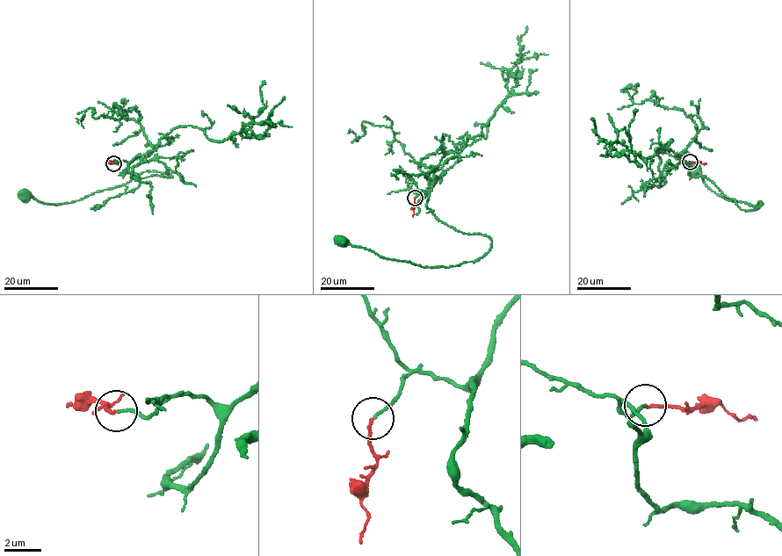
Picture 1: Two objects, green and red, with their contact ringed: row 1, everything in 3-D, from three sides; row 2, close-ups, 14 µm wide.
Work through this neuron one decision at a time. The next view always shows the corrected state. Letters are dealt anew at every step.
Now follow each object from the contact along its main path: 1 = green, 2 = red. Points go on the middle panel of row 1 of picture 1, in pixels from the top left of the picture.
1: (415, 198), (428, 193), (426, 207), (440, 220), (487, 235), (491, 249), (455, 266), (421, 266), (341, 241)
2: (415, 198), (413, 216)

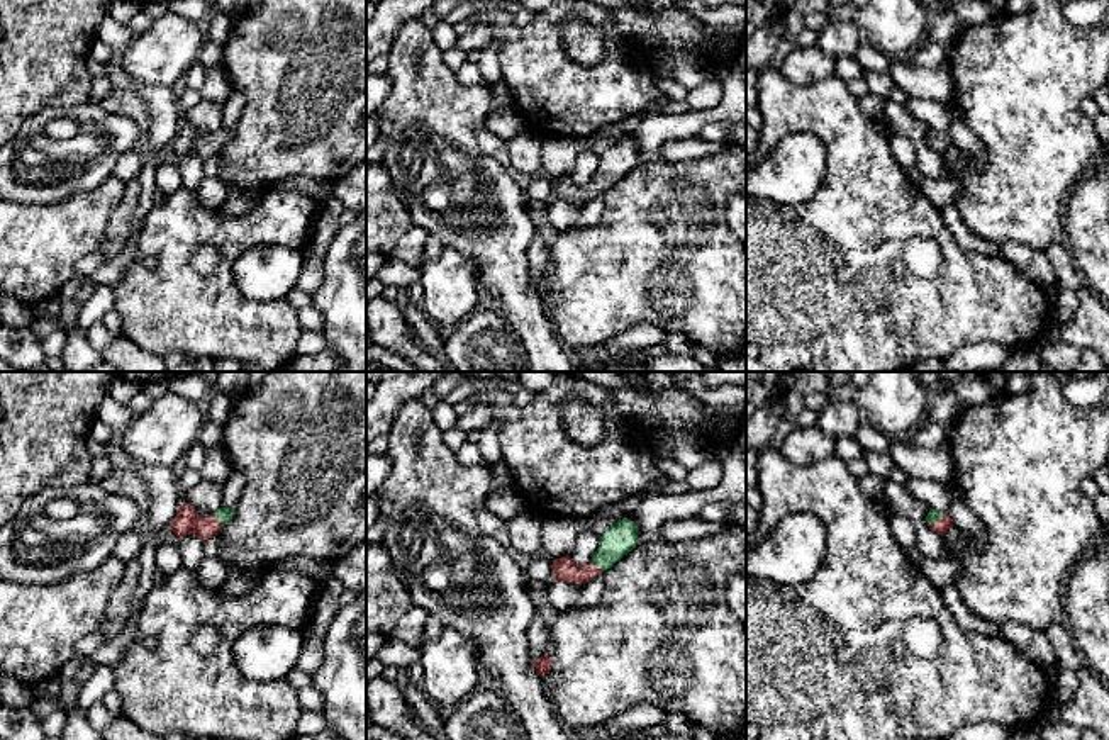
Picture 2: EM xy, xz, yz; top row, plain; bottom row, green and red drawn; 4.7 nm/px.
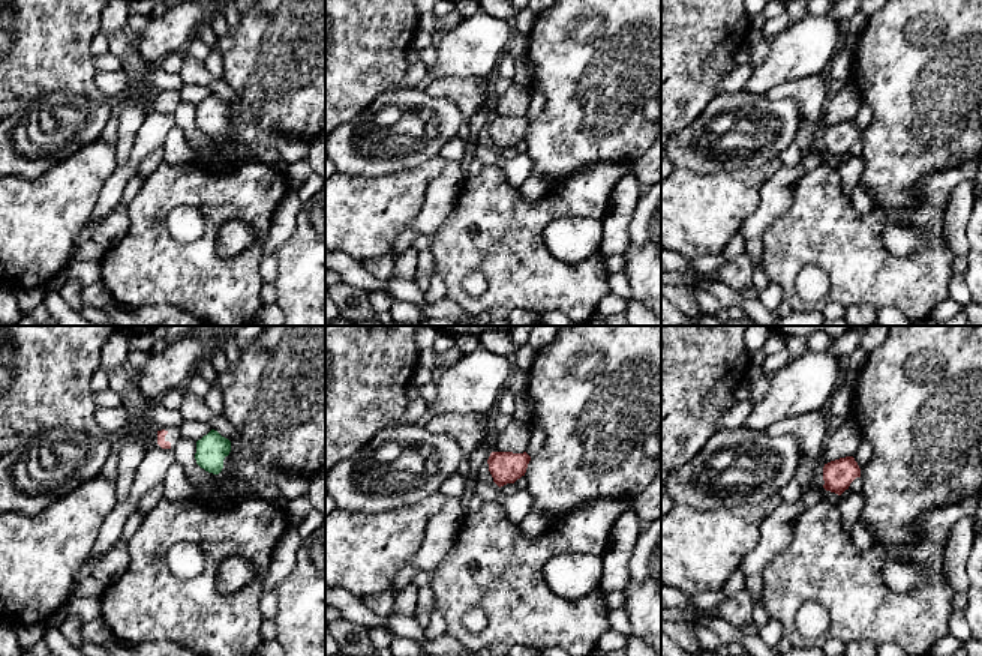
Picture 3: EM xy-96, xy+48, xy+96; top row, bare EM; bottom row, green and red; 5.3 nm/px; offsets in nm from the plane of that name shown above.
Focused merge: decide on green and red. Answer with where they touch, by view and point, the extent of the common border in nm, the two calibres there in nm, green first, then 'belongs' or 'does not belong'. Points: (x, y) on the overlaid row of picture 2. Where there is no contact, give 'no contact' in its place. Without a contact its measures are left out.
xy (219, 518) | 90 nm | 70/120 nm | belongs

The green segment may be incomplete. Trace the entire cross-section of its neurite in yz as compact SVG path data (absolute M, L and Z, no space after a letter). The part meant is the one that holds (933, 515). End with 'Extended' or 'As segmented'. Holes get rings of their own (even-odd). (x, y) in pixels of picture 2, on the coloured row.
M929 509L926 521L929 524L929 528L936 533L939 533L941 536L945 536L948 533L948 530L953 526L953 521L948 514L943 514L938 509Z. Extended

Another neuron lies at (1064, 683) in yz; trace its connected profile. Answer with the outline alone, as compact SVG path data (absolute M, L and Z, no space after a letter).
M1056 667L1050 677L1055 703L1070 703L1077 696L1080 681L1073 670Z

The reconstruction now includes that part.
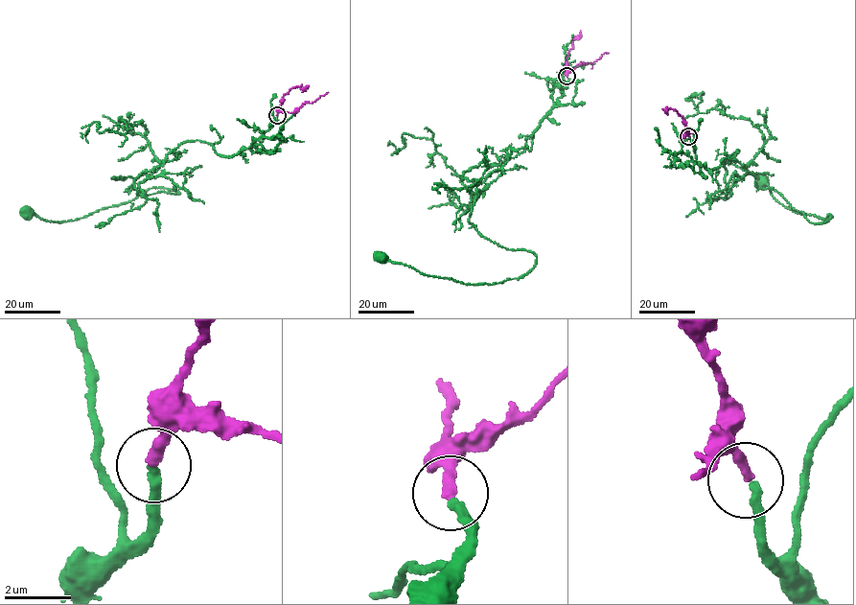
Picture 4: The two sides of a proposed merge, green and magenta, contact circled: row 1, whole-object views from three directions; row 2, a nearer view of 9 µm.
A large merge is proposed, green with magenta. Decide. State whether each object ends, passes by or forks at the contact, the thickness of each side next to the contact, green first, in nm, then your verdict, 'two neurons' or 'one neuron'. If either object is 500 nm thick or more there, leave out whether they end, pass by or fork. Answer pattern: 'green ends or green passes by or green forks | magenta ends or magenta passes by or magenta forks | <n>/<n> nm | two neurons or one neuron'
green ends | magenta ends | 280/320 nm | one neuron

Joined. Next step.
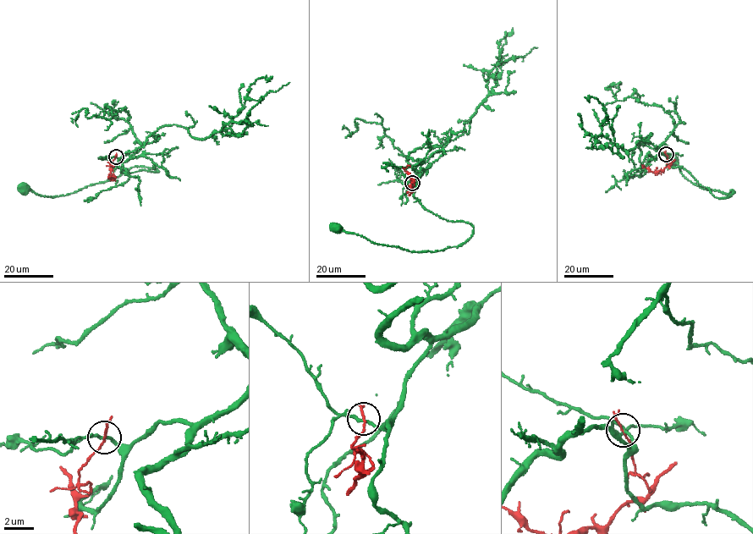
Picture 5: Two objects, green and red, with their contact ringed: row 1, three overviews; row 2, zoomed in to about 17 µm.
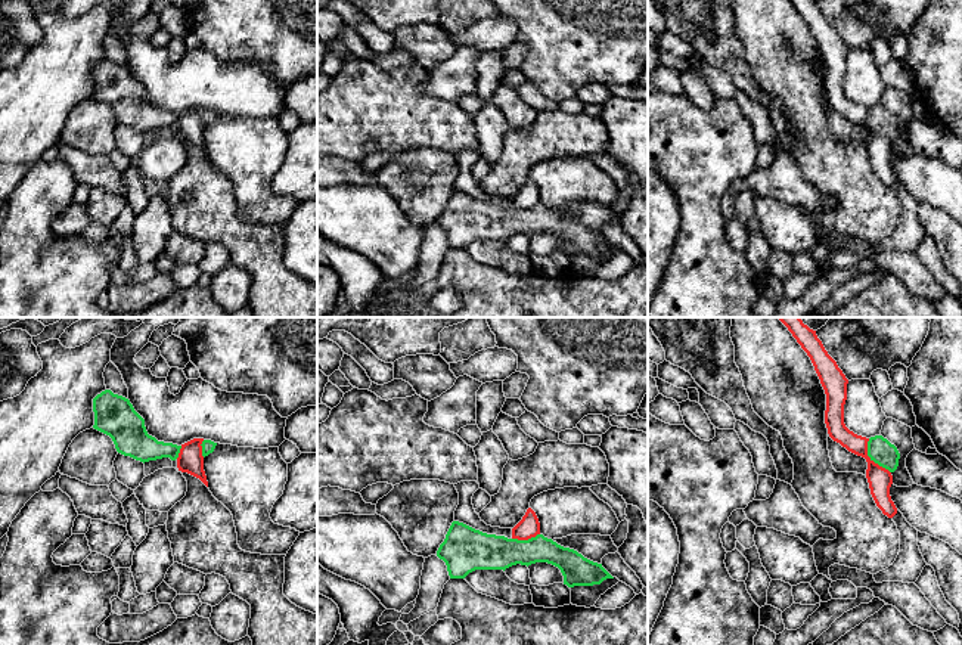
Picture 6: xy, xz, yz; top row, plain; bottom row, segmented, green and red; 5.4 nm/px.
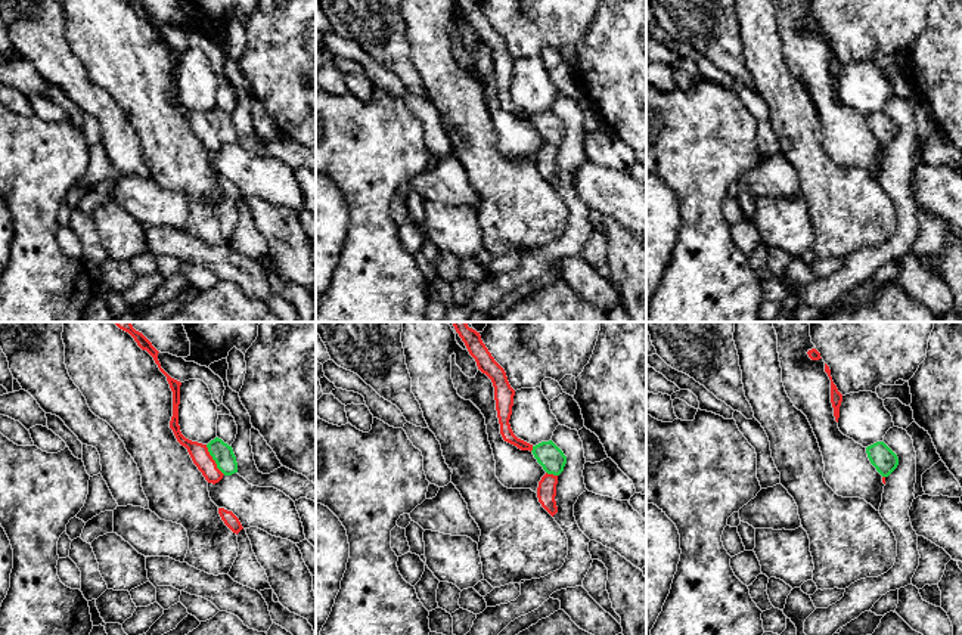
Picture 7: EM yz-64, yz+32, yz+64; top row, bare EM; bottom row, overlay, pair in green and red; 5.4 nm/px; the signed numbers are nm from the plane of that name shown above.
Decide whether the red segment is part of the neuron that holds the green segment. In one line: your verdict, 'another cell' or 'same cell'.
another cell

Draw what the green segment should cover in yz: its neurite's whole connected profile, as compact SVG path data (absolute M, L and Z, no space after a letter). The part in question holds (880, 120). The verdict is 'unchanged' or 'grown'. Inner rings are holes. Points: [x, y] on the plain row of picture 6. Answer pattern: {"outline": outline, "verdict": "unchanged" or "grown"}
{"outline": "M882 105L871 106L868 111L868 125L879 136L894 142L899 136L900 123L894 114L891 114Z", "verdict": "unchanged"}

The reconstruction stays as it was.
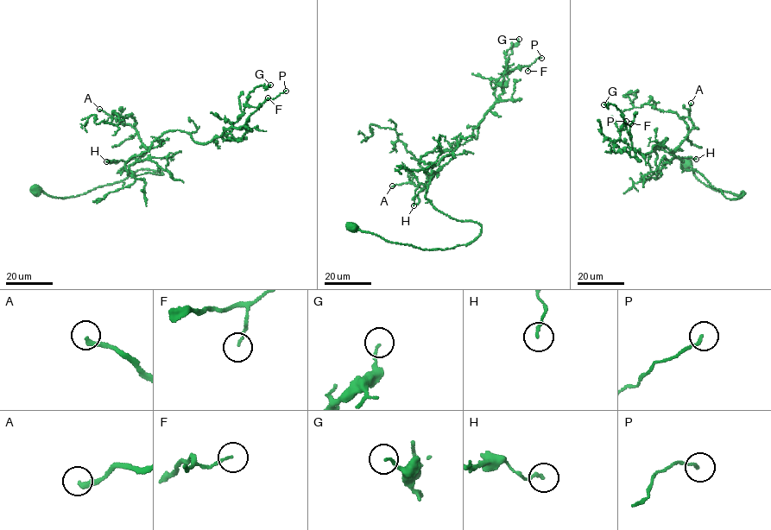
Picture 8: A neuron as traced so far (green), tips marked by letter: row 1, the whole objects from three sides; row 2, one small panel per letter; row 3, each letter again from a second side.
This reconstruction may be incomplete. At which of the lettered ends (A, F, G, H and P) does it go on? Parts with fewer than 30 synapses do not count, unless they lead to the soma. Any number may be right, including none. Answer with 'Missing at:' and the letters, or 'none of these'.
Missing at: A

